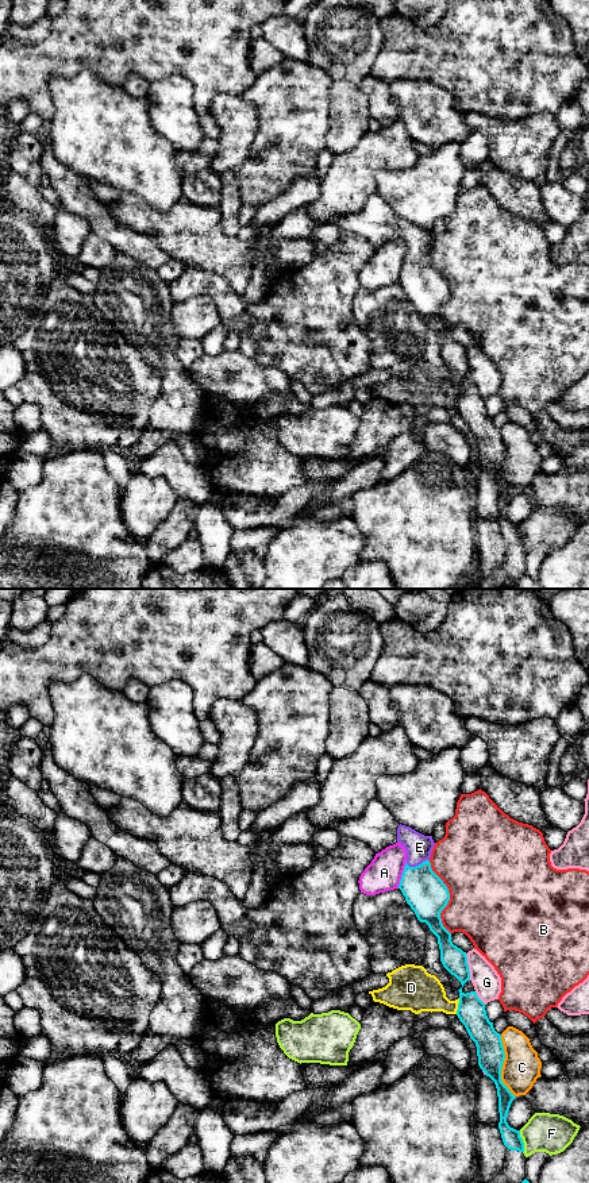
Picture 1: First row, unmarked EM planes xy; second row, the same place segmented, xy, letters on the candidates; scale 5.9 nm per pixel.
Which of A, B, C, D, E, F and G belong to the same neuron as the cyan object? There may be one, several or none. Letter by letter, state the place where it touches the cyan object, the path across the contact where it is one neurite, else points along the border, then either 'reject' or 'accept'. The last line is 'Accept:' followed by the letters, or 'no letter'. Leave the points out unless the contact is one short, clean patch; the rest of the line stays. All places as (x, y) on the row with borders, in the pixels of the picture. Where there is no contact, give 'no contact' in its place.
A: contact xy (403, 874); border xy (405, 860), (397, 887); reject
B: contact xy (449, 897); reject
C: contact xy (501, 1066); border xy (500, 1035), (504, 1054), (501, 1082), (515, 1097); reject
D: contact xy (458, 1006); reject
E: contact xy (416, 866); way xy (424, 891), (418, 882), (416, 866), (419, 847); accept
F: contact xy (522, 1141); reject
G: contact xy (468, 967); reject
Accept: E

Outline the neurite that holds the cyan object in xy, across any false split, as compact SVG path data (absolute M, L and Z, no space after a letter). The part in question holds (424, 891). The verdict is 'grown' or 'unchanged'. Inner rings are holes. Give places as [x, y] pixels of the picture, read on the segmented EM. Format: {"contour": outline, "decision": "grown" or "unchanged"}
{"contour": "M374 798L354 820L328 826L342 837L363 841L376 853L400 843L407 851L407 862L399 889L420 922L426 922L438 937L440 962L462 984L470 980L466 952L453 944L451 933L443 926L440 913L450 901L443 880L432 871L430 858L434 849L432 836L399 824L390 812Z", "decision": "grown"}

